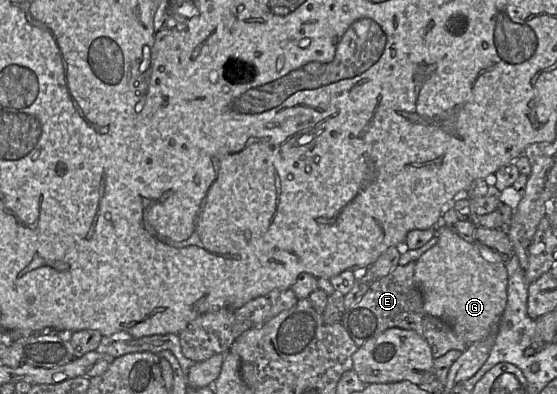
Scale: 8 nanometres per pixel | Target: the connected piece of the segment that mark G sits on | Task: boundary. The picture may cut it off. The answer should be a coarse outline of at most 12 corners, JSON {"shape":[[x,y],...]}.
{"shape":[[441,227],[416,261],[426,313],[468,347],[506,308],[505,262]]}

